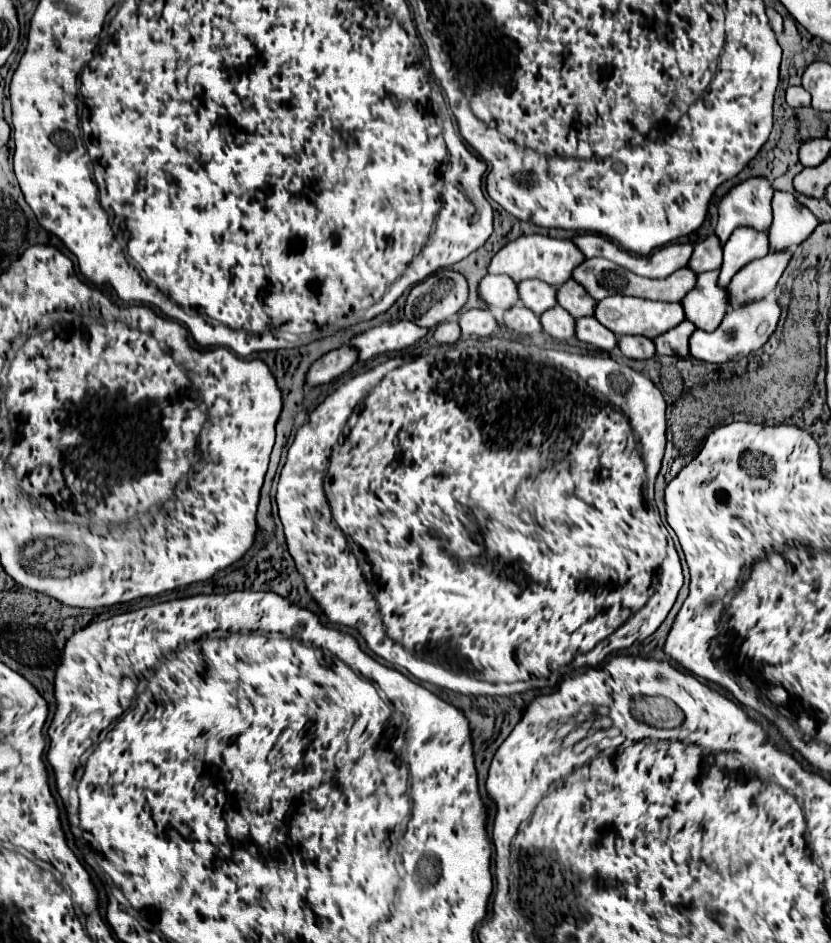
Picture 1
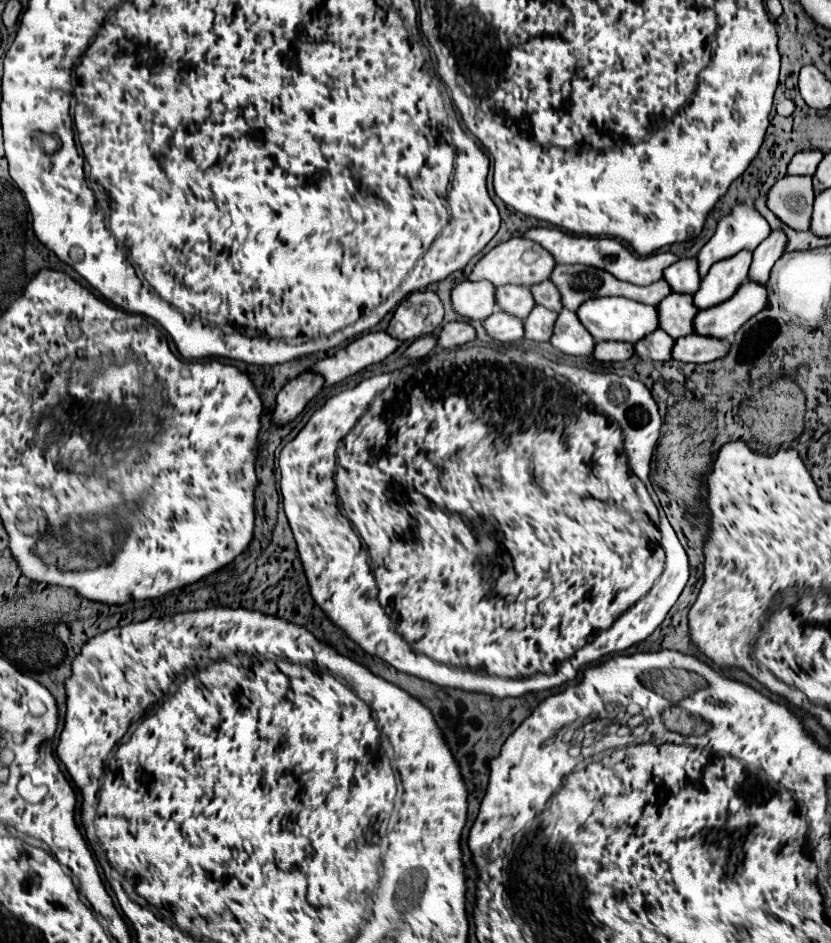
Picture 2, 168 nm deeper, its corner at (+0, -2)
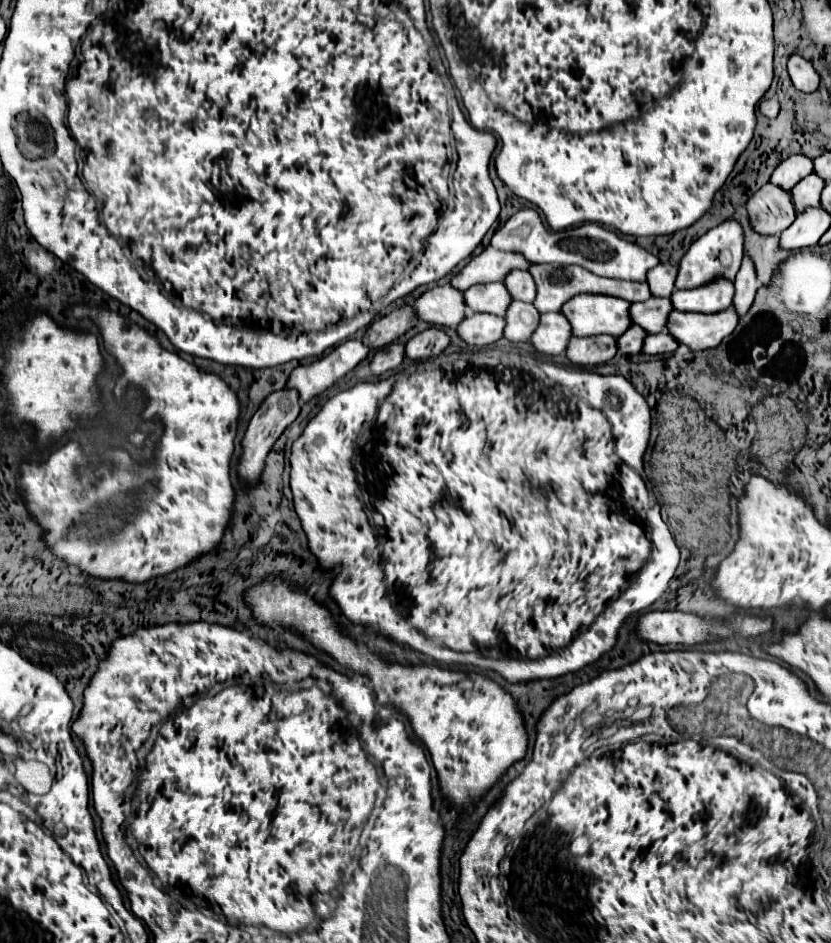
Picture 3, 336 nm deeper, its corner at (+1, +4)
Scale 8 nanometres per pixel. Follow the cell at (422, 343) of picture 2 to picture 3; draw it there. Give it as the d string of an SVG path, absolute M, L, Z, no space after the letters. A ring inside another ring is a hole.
M393 342L393 344L383 346L381 350L375 352L375 356L371 360L371 372L373 374L383 374L387 370L397 368L403 360L405 360L405 344Z

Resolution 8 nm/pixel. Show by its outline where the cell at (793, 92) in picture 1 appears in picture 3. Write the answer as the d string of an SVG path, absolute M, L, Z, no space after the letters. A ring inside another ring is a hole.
M777 98L761 100L759 110L761 110L761 114L763 114L763 116L767 116L767 118L775 118L775 116L779 114L779 100L777 100Z

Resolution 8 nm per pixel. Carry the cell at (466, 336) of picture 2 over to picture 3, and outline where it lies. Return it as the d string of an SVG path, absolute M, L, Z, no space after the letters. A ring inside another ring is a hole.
M431 326L431 328L419 332L417 336L413 336L405 344L405 352L407 352L407 358L421 360L421 358L439 356L449 344L451 344L451 338L441 328Z

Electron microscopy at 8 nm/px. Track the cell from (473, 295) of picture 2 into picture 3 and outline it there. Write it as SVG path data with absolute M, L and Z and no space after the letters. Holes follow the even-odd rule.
M451 284L435 286L415 302L419 320L433 326L457 326L467 316L467 304L461 290Z

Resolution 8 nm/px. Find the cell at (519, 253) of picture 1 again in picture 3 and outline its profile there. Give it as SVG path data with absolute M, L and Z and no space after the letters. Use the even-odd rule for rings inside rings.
M487 246L479 256L473 256L471 262L451 280L459 290L467 290L475 284L485 282L503 282L505 276L513 270L529 270L529 260L523 254L505 252L493 246Z

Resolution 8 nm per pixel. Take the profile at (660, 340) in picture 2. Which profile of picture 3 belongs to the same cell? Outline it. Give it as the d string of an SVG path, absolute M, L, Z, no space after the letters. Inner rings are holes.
M631 326L629 332L625 332L623 336L617 338L617 346L619 346L619 352L623 354L639 354L643 350L643 342L645 342L645 336L647 332L641 330L639 326Z

